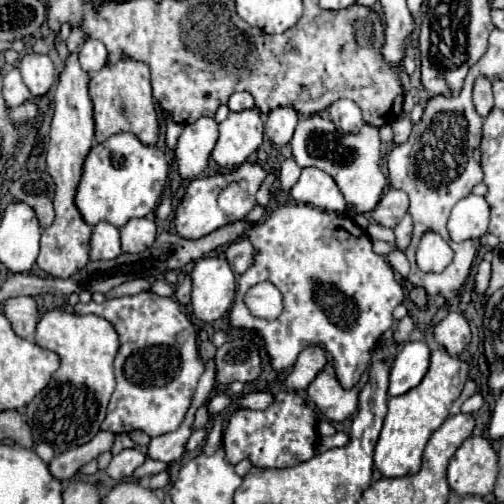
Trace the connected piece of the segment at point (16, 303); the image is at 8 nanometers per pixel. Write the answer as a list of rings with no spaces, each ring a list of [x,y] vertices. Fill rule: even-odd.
[[[19,296],[11,298],[3,304],[3,312],[13,324],[13,330],[21,338],[31,338],[35,332],[35,326],[39,322],[39,308],[35,298],[31,296]]]

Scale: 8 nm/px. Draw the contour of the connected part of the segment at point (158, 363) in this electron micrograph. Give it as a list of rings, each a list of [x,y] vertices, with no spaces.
[[[153,292],[105,300],[103,304],[75,304],[75,314],[95,314],[109,320],[119,334],[119,352],[115,358],[117,388],[111,396],[103,430],[121,434],[141,430],[155,438],[173,432],[187,414],[199,376],[205,370],[197,352],[197,328],[189,322],[175,298],[163,298]]]

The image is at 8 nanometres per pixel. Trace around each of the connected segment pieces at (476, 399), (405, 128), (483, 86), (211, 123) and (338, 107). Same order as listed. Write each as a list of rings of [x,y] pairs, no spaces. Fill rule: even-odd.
[[[477,392],[477,394],[473,394],[469,400],[465,400],[465,404],[461,406],[461,412],[463,412],[463,414],[475,414],[481,406],[483,406],[483,396]]]
[[[397,118],[391,122],[391,128],[393,128],[393,142],[403,144],[403,142],[407,142],[407,138],[411,134],[413,124],[411,124],[411,118]]]
[[[477,78],[475,88],[473,88],[473,104],[477,108],[477,112],[485,118],[491,108],[493,108],[493,92],[491,92],[491,82],[487,78]]]
[[[199,118],[185,126],[177,142],[177,168],[181,180],[193,180],[207,168],[217,136],[217,122],[213,118]]]
[[[335,100],[329,106],[329,114],[339,132],[359,132],[361,126],[365,126],[359,106],[351,100]],[[339,120],[341,120],[341,128],[339,128]]]

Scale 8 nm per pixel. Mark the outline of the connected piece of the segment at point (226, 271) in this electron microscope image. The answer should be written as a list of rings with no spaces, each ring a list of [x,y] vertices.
[[[201,258],[191,270],[191,308],[201,322],[215,322],[235,300],[235,274],[223,258]]]

